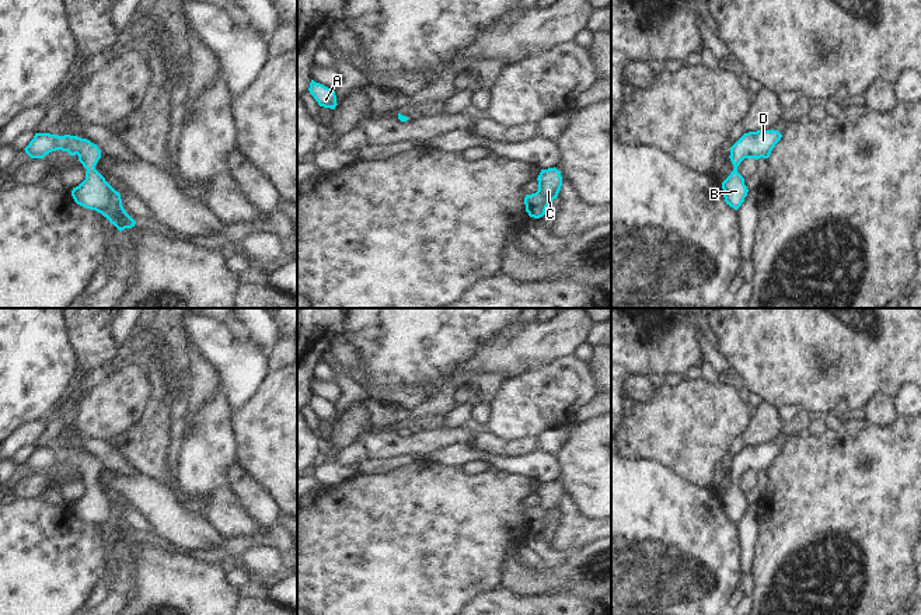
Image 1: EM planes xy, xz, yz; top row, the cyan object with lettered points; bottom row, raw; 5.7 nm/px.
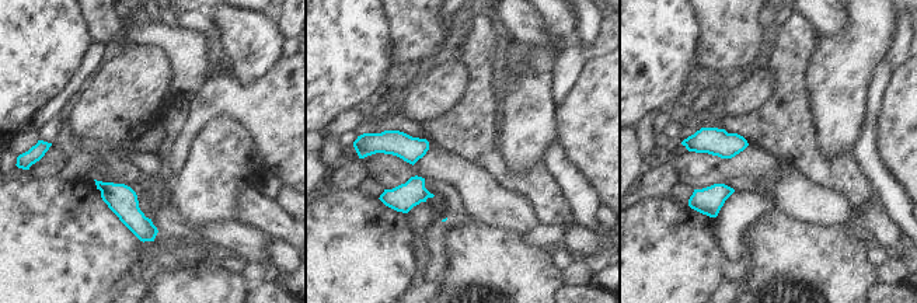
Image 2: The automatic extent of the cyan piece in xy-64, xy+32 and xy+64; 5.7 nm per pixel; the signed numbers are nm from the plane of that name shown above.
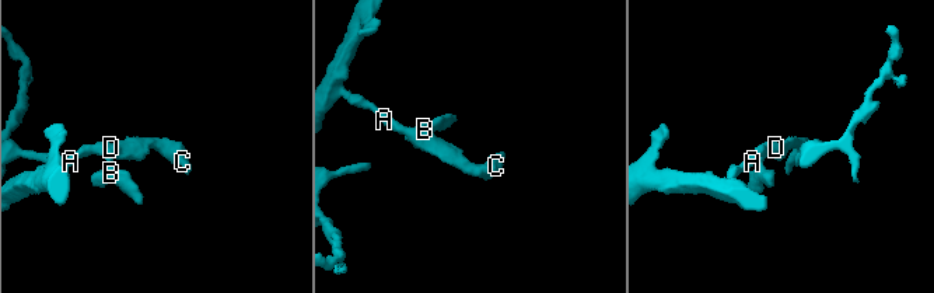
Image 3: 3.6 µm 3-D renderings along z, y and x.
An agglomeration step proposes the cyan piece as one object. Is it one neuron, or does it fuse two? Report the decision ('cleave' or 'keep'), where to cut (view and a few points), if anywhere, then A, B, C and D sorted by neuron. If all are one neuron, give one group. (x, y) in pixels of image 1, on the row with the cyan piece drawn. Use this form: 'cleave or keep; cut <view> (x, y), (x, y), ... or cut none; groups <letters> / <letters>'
keep; cut none; groups A B C D

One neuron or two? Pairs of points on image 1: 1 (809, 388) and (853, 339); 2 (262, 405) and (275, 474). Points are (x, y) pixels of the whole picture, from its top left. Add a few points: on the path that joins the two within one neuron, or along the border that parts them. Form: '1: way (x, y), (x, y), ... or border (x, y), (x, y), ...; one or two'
1: way (823, 376), (838, 366), (838, 353); one
2: way (275, 422), (275, 457); one

